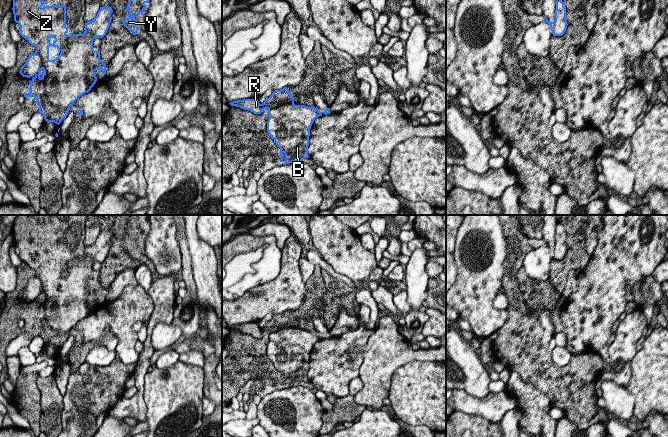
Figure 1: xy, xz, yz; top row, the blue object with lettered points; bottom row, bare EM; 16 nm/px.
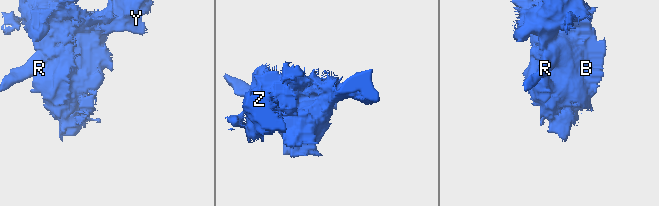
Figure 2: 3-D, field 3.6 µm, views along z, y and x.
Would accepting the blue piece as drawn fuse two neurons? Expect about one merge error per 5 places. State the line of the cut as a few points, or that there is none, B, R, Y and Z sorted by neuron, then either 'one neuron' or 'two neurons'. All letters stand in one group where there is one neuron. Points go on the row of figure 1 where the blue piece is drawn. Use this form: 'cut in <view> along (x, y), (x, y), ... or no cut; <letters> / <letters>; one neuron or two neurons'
no cut; B R Y Z; one neuron

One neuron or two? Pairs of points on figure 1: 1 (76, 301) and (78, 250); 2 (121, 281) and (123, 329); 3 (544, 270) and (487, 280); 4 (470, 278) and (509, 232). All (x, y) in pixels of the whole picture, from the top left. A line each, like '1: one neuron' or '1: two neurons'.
1: one neuron
2: two neurons
3: two neurons
4: one neuron

